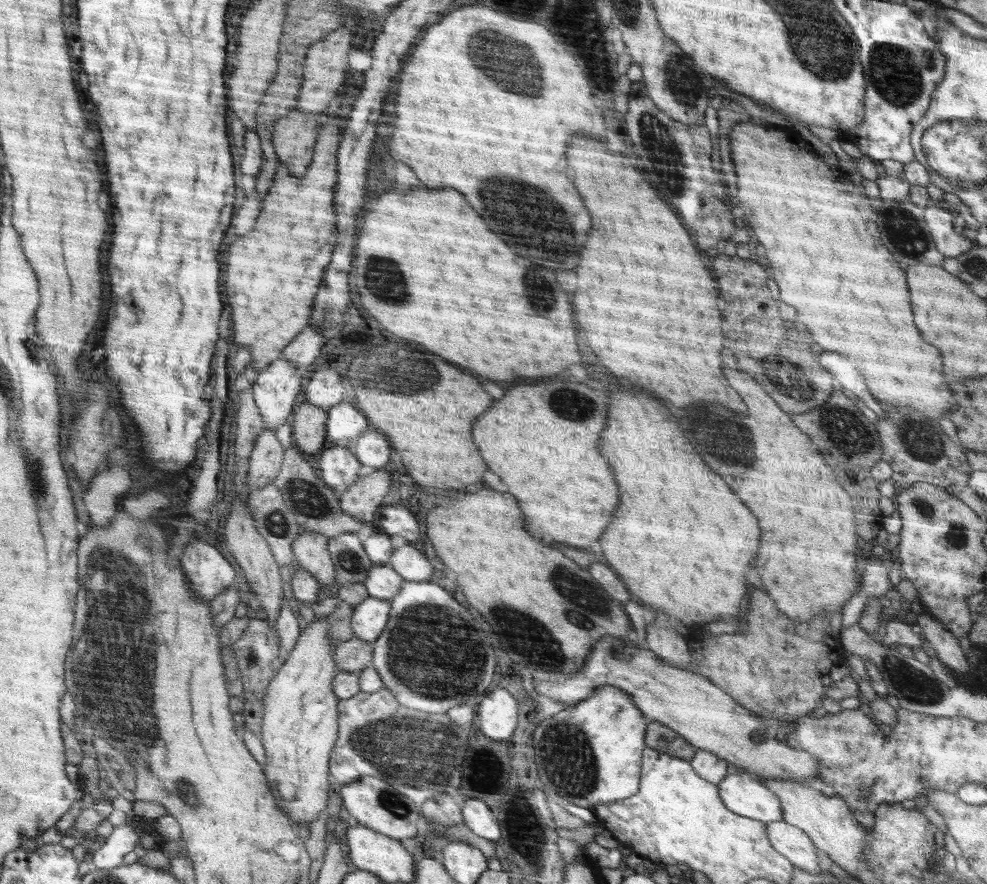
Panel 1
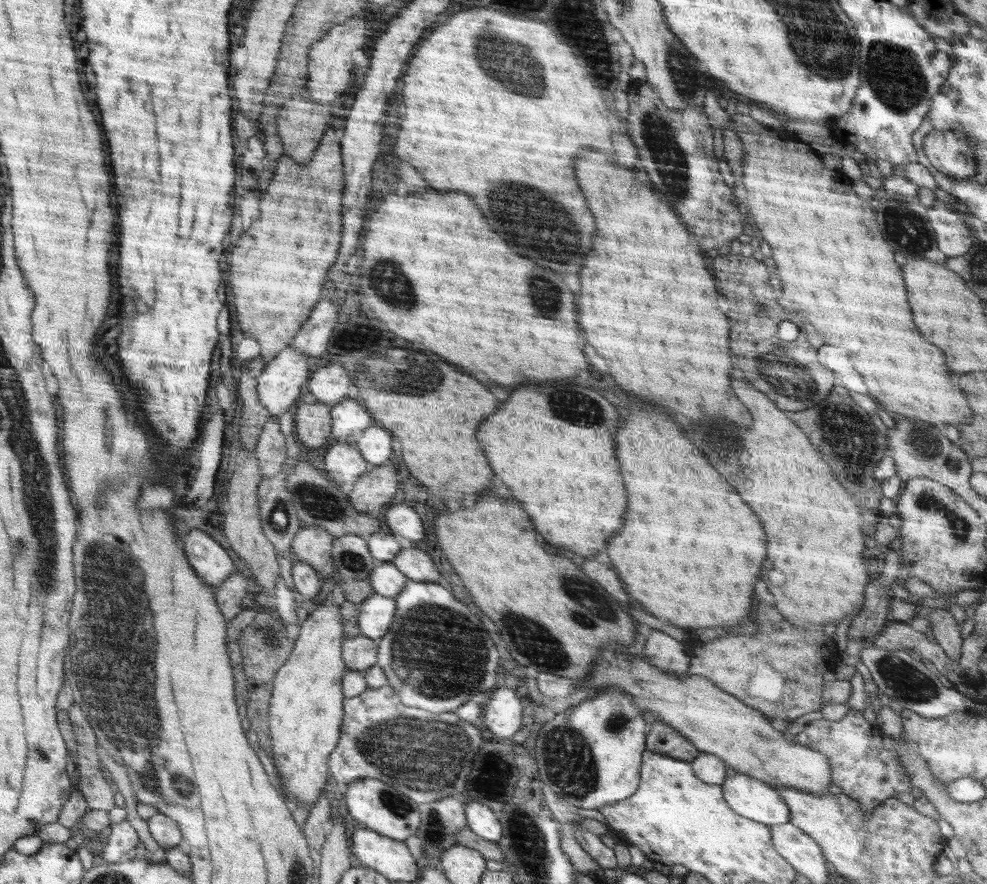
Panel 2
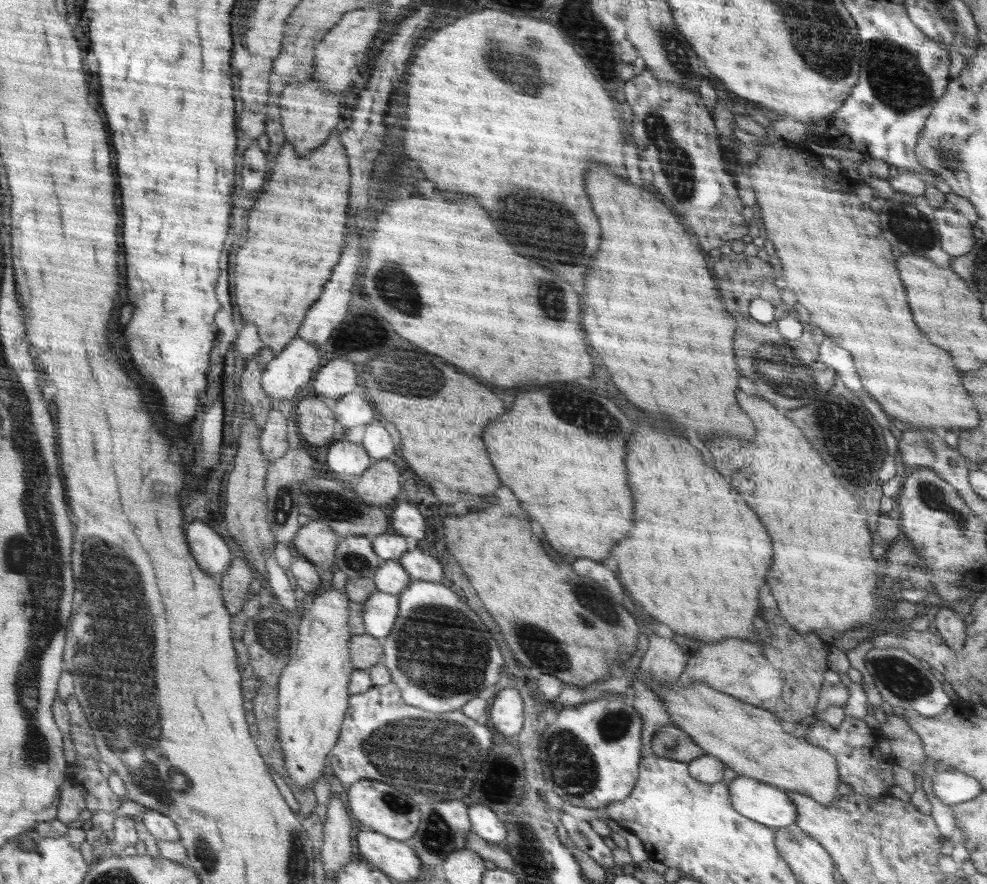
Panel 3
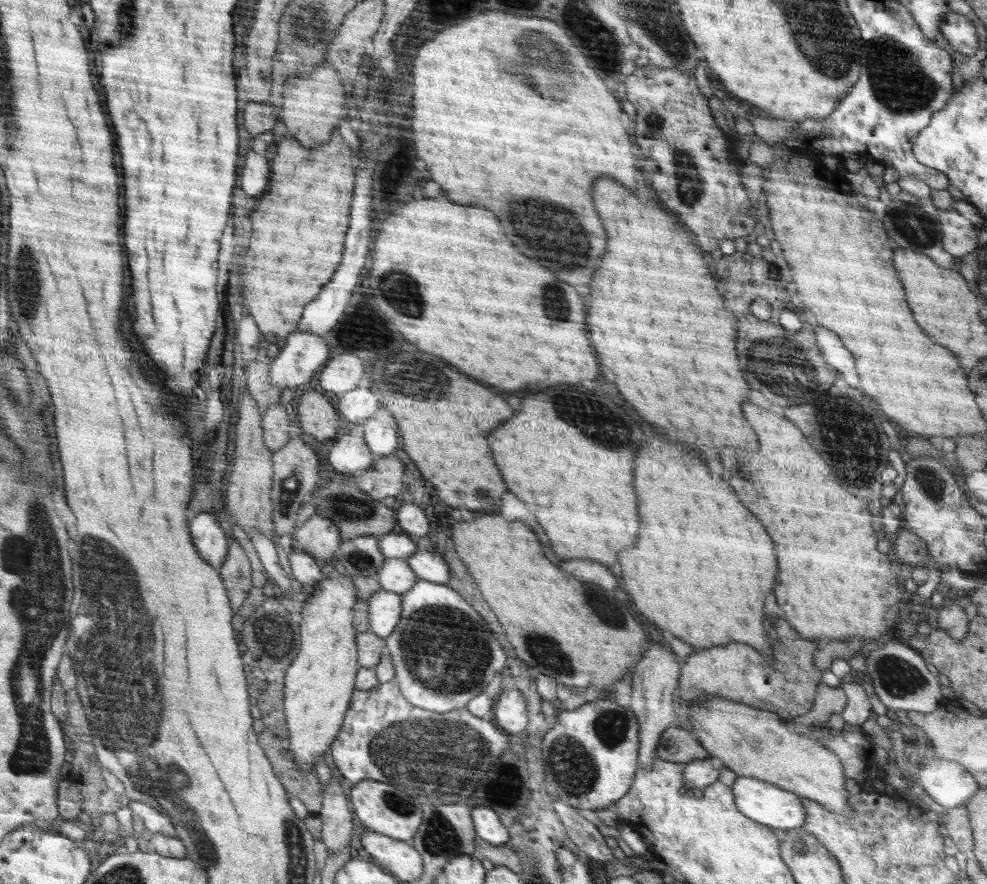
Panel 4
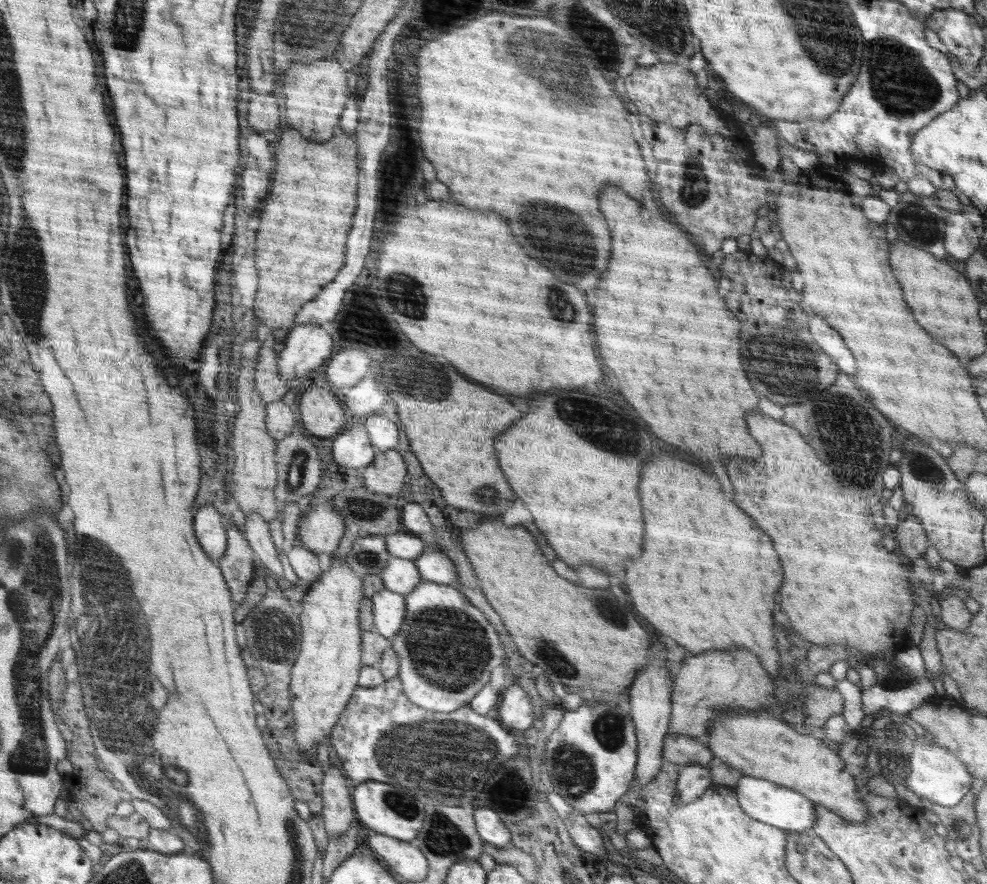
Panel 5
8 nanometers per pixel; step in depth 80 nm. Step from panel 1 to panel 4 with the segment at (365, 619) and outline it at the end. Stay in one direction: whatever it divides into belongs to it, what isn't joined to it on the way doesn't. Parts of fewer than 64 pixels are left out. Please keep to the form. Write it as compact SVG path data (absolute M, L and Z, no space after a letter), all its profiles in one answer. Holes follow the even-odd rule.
M380 589L368 600L368 622L369 632L380 636L389 637L393 630L397 628L398 621L401 620L401 594L390 590Z

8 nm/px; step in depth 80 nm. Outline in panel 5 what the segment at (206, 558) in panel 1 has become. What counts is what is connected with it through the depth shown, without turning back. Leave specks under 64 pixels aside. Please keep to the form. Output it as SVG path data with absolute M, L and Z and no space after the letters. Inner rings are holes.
M212 505L198 510L198 539L208 555L219 563L227 547L226 522Z

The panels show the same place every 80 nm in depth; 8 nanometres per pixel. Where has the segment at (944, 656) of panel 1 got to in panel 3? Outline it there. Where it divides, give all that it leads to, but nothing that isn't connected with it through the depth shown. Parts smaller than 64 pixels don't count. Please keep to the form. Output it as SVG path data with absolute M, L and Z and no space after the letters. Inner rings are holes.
M949 605L941 606L935 614L933 622L937 633L952 651L958 652L964 645L967 626L963 619L963 615L956 613Z

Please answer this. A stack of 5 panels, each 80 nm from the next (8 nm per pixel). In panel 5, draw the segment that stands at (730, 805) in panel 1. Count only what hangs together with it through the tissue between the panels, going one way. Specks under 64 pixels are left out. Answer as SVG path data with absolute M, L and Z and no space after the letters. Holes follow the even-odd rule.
M742 776L737 784L735 792L739 805L750 818L755 818L786 832L810 830L817 821L817 811L814 810L813 801L796 790L753 776Z

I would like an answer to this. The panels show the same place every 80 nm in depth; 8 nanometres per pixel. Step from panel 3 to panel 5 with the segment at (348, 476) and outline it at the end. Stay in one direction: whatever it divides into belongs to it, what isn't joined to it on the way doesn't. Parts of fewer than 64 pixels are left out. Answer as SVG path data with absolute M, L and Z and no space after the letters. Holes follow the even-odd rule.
M354 424L354 427L335 435L332 446L332 462L346 468L363 469L374 460L376 449L368 439L366 427Z

